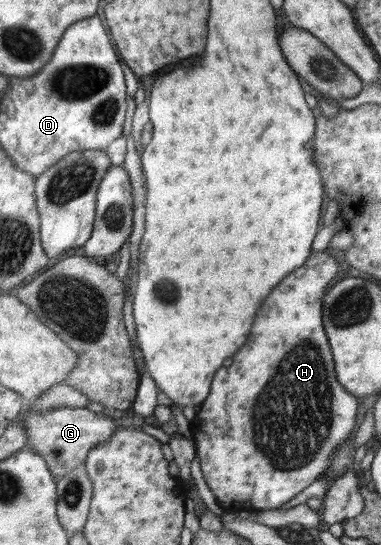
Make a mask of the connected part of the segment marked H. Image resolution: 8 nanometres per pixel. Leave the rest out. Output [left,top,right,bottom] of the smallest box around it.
[189,249,361,511]

